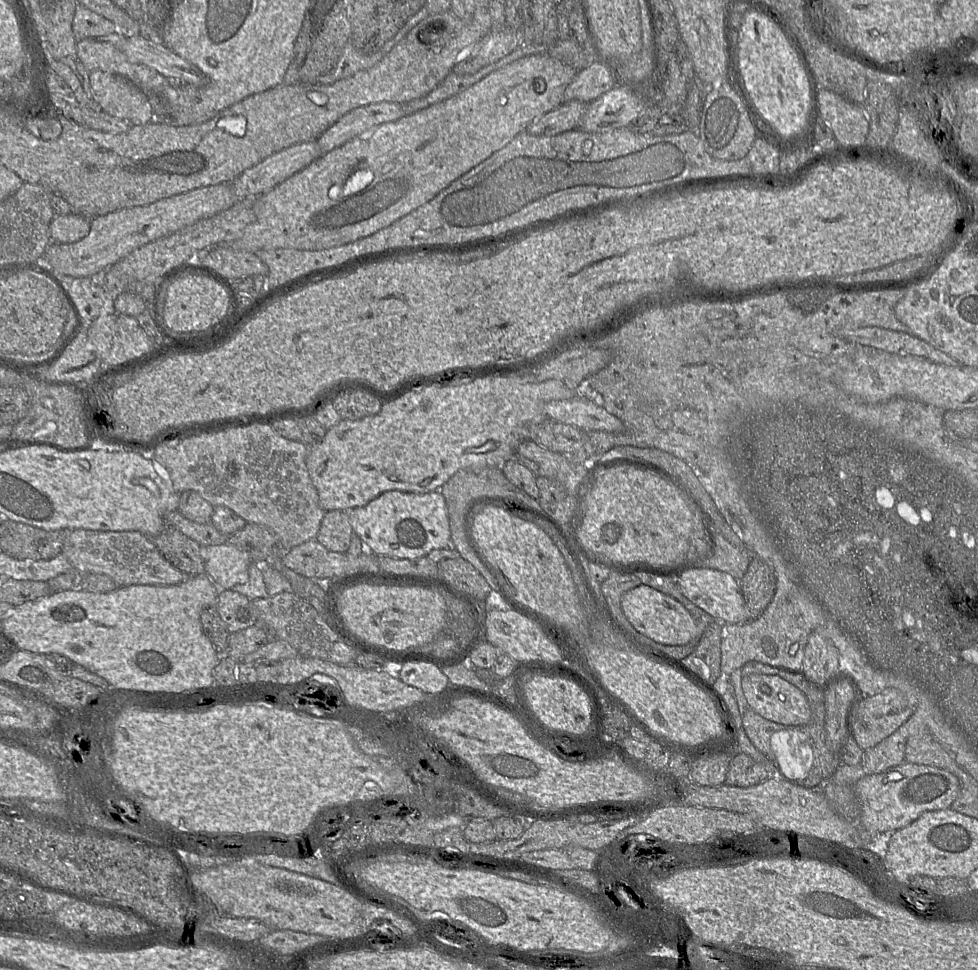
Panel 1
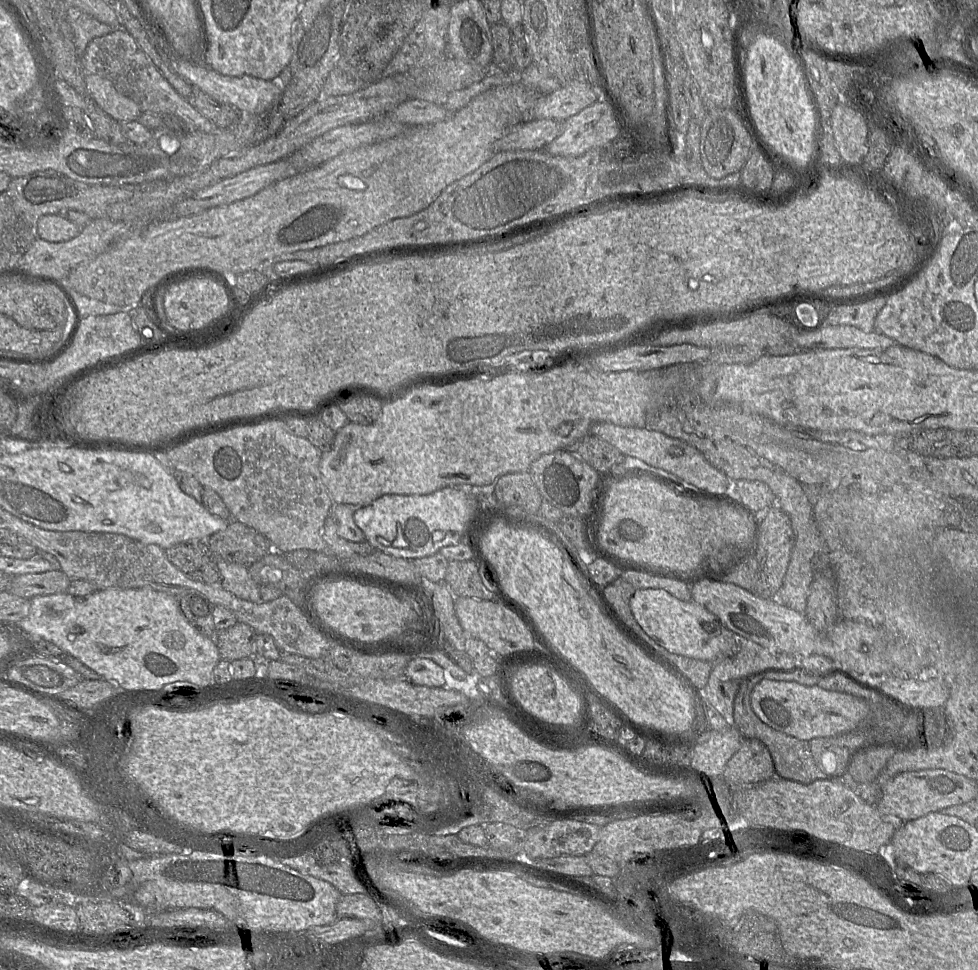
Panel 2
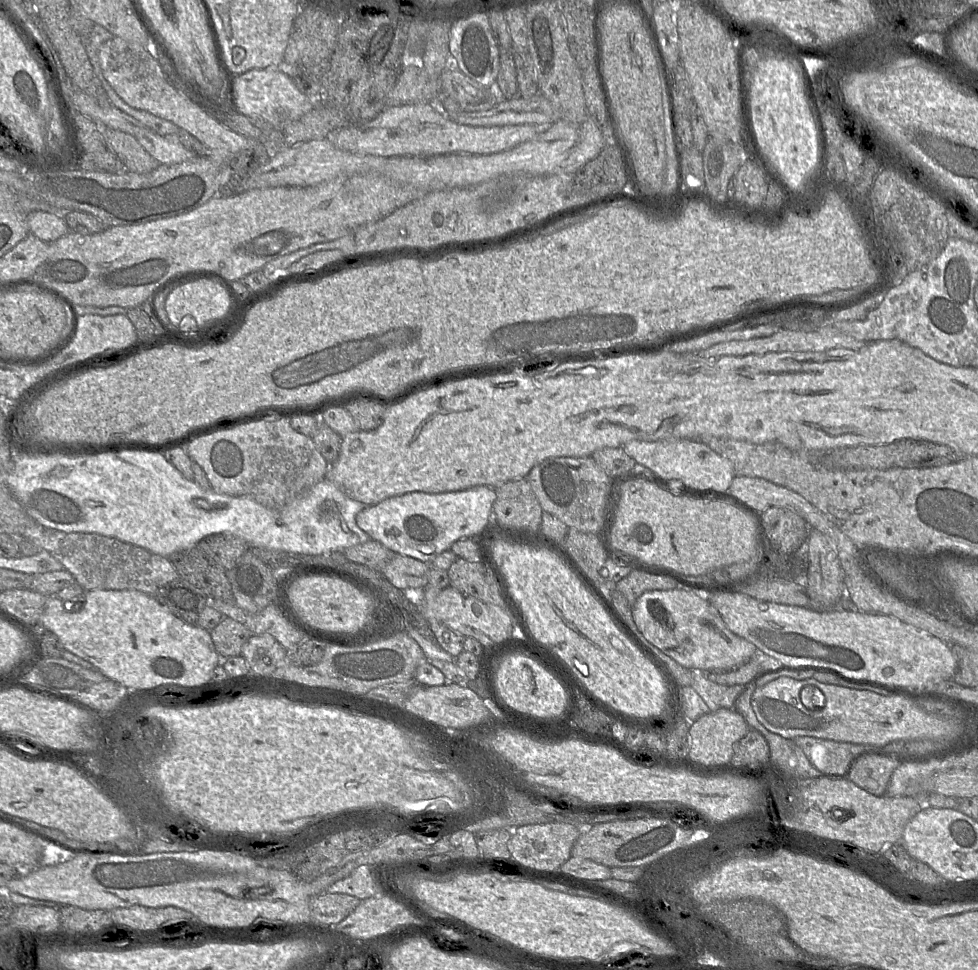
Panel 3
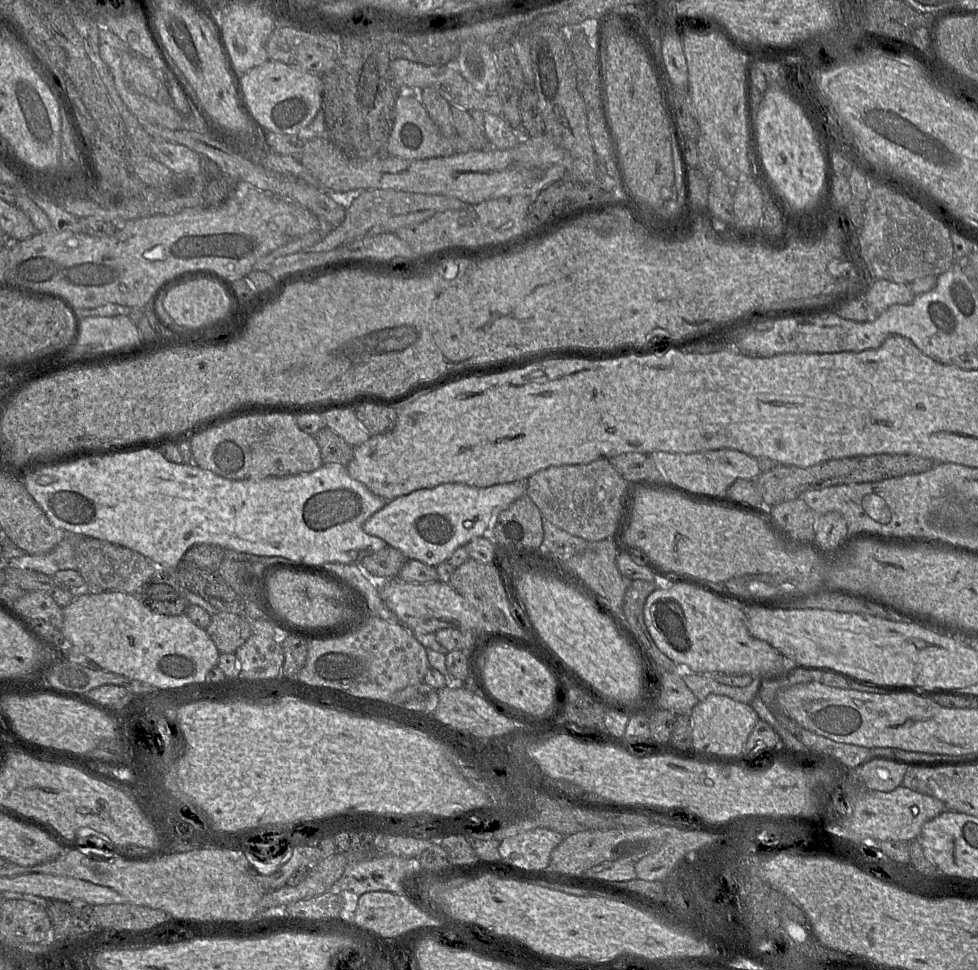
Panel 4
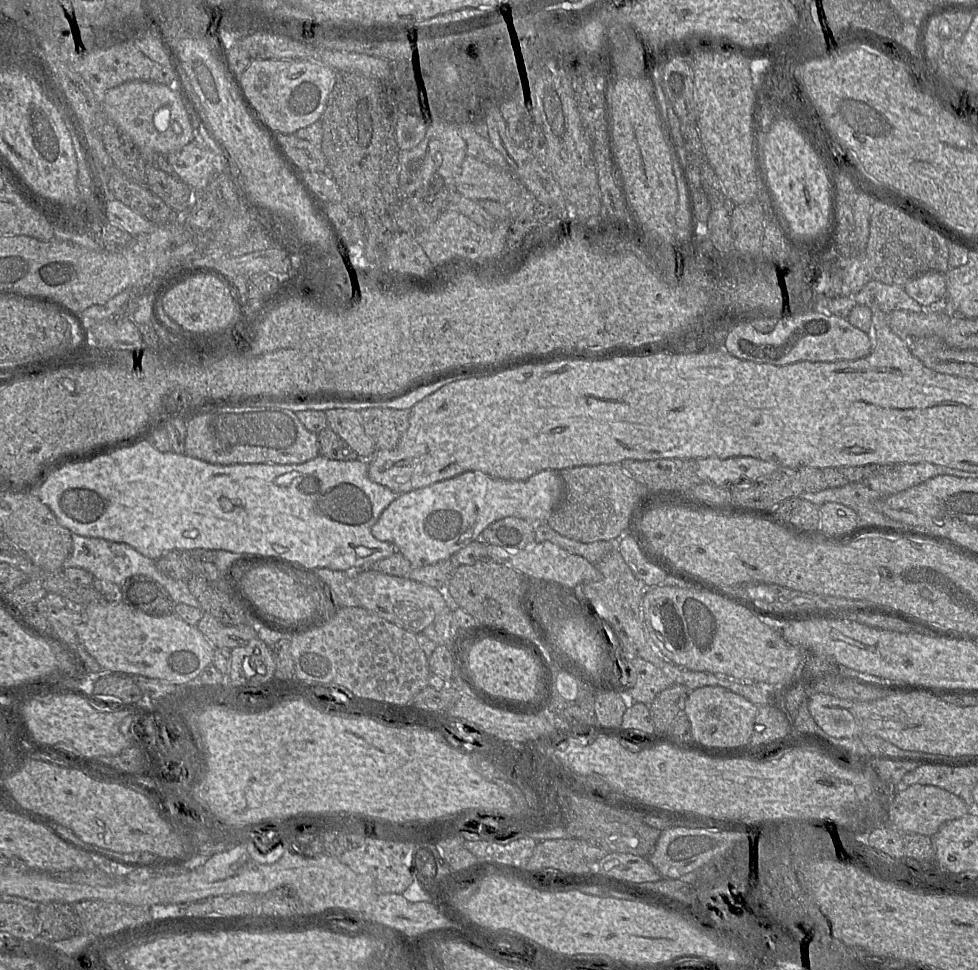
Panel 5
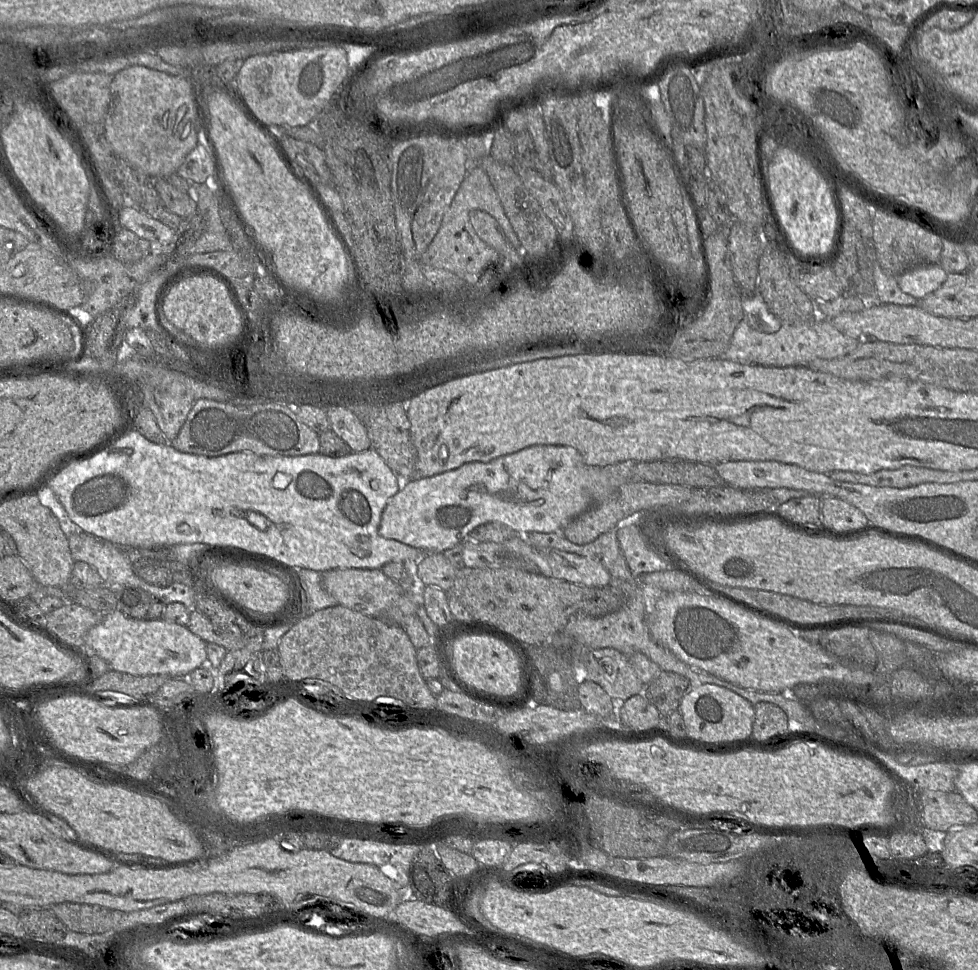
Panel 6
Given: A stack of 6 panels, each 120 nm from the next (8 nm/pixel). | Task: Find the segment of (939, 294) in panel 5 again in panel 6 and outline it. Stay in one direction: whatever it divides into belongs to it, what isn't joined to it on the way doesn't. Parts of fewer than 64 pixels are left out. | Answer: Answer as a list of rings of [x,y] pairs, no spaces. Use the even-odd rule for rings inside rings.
[[[920,265],[899,275],[897,282],[904,293],[920,301],[936,291],[947,275],[940,265]]]

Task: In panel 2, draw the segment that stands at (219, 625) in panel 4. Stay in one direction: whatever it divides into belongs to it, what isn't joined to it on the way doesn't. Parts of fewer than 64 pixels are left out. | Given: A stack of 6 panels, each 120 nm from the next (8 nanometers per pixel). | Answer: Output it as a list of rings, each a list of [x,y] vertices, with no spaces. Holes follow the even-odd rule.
[[[237,622],[215,635],[220,658],[229,662],[253,657],[253,643],[257,633],[248,624]]]

